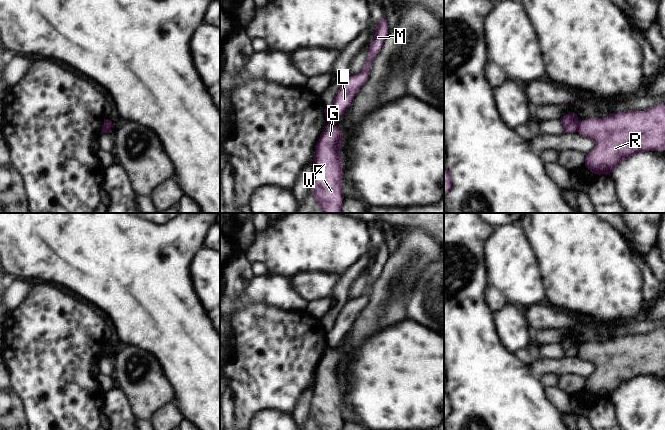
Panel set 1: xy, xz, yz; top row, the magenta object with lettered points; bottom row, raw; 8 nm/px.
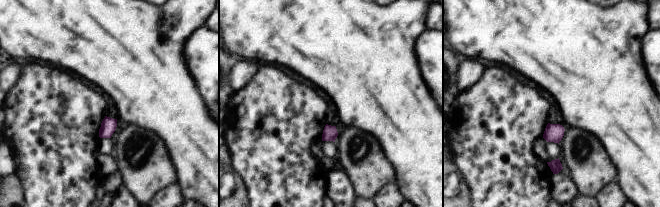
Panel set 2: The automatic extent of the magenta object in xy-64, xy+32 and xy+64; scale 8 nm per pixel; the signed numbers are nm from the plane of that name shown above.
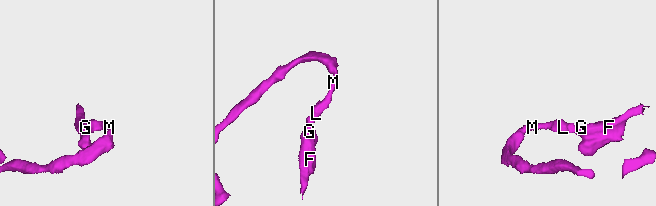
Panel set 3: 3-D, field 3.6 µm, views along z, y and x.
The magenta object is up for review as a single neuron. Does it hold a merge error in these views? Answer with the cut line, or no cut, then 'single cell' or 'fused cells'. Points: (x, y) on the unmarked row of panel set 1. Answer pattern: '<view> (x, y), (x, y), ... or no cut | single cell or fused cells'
yz (579, 344), (577, 355) | fused cells

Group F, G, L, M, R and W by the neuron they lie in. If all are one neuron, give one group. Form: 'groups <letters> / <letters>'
groups F G R W / L M

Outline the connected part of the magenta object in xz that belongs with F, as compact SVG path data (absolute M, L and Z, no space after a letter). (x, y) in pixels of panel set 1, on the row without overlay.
M328 348L315 369L310 414L318 430L341 430L342 381L340 377L343 357Z

